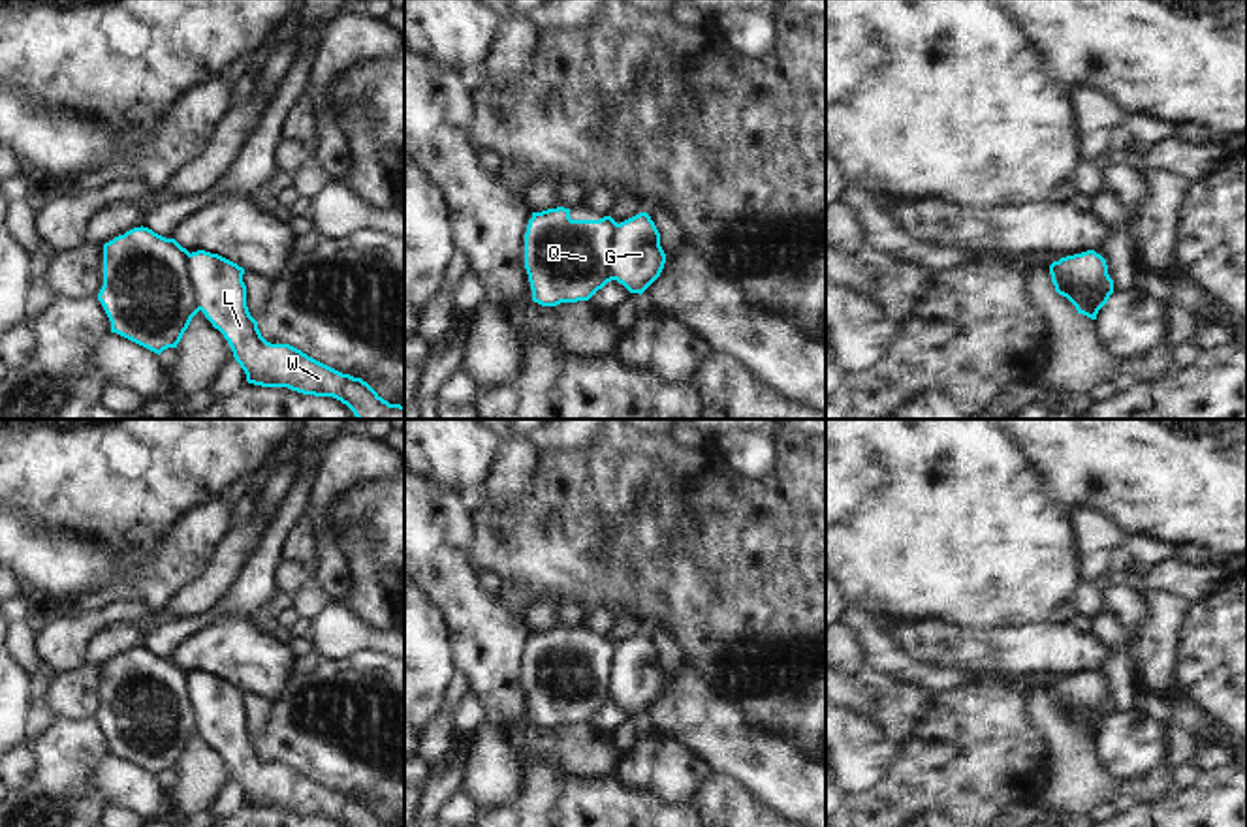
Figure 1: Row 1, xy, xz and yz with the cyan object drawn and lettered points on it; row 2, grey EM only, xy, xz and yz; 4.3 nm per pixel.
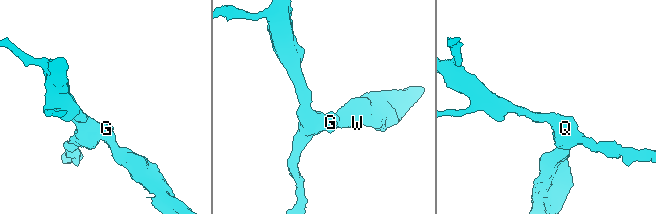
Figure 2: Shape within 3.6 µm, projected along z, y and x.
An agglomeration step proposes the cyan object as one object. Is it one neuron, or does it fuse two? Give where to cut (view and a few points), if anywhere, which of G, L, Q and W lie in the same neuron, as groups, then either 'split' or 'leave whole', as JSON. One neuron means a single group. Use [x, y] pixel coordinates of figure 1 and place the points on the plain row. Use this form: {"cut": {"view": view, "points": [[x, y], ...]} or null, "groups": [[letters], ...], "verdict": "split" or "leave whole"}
{"cut": {"view": "yz", "points": [[1057, 683], [1076, 702], [1108, 705], [1112, 709]]}, "groups": [["G", "L", "W"], ["Q"]], "verdict": "split"}

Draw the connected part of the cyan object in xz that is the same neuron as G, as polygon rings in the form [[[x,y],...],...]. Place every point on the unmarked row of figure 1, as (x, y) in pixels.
[[[639,633],[619,645],[613,699],[630,714],[643,714],[662,694],[666,675],[660,654],[647,633]]]

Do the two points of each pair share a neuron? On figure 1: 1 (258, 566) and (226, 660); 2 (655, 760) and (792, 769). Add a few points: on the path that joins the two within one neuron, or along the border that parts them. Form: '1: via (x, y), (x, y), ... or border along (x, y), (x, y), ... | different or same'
1: border along (232, 613), (249, 617) | different
2: border along (672, 739), (691, 745), (717, 771) | different

